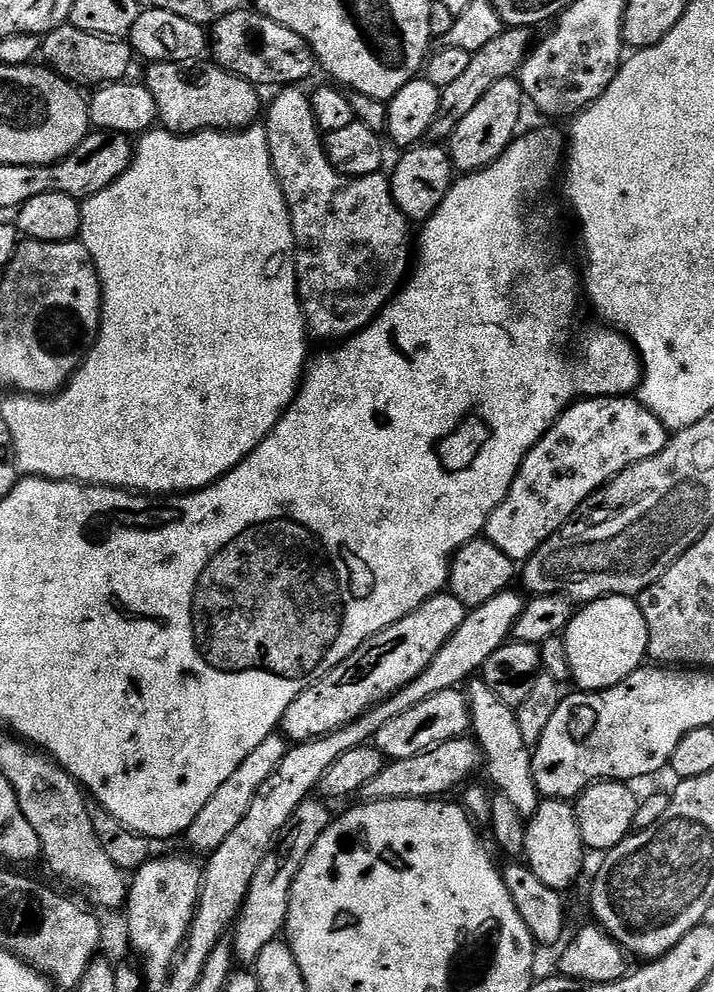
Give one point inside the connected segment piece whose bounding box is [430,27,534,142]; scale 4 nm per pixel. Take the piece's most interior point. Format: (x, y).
(502, 57)

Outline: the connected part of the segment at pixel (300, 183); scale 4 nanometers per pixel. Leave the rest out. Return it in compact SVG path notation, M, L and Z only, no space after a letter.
M284 86L272 100L272 105L267 105L266 115L262 120L262 127L268 135L268 145L270 146L270 158L272 159L272 169L276 175L276 180L280 184L280 189L284 195L284 201L288 207L288 215L292 218L292 243L296 254L296 289L300 295L300 305L304 311L304 322L308 325L309 333L320 340L332 340L328 342L340 342L350 336L355 336L362 331L371 320L376 319L376 315L388 305L388 301L396 295L398 289L405 283L410 272L410 248L408 252L408 228L410 221L404 217L402 210L392 197L392 185L389 177L384 174L374 176L343 176L339 170L328 160L325 141L322 139L320 127L316 125L314 110L309 93L300 86Z

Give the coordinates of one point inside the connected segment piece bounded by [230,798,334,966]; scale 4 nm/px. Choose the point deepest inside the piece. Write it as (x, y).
(264, 914)

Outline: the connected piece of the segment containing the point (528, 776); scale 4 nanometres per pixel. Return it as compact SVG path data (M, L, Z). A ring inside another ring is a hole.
M482 678L473 679L467 685L466 695L472 714L470 732L480 745L483 767L486 772L488 768L488 776L492 779L491 787L496 787L495 791L505 796L518 809L518 814L532 817L540 808L542 797L532 777L533 749L528 748L522 738L513 705L502 702Z

